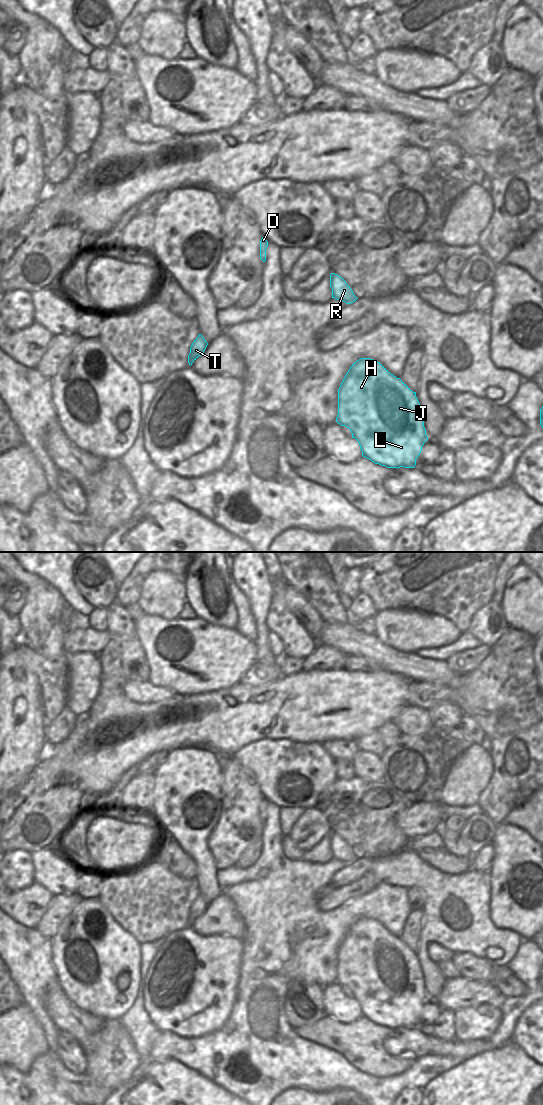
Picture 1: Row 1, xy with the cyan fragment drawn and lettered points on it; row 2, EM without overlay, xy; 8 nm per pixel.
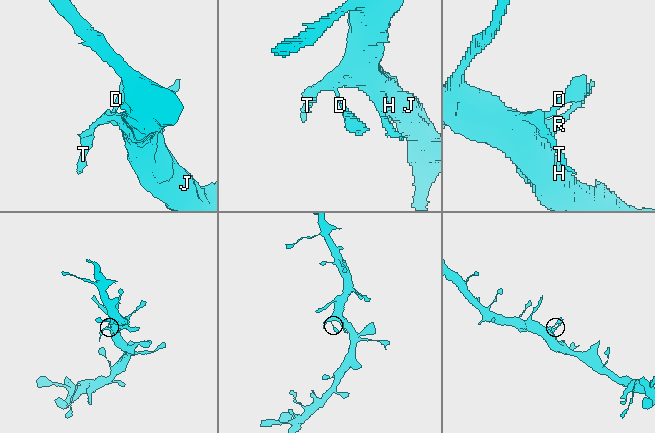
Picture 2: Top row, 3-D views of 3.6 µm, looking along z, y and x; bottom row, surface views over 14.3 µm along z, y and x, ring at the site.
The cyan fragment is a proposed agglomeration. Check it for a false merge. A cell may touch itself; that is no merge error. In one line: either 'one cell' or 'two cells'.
one cell

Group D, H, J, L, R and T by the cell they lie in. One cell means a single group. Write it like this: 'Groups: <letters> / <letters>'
Groups: D H J L R T

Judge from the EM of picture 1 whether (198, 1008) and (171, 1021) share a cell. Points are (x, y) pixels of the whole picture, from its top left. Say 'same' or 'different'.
same

